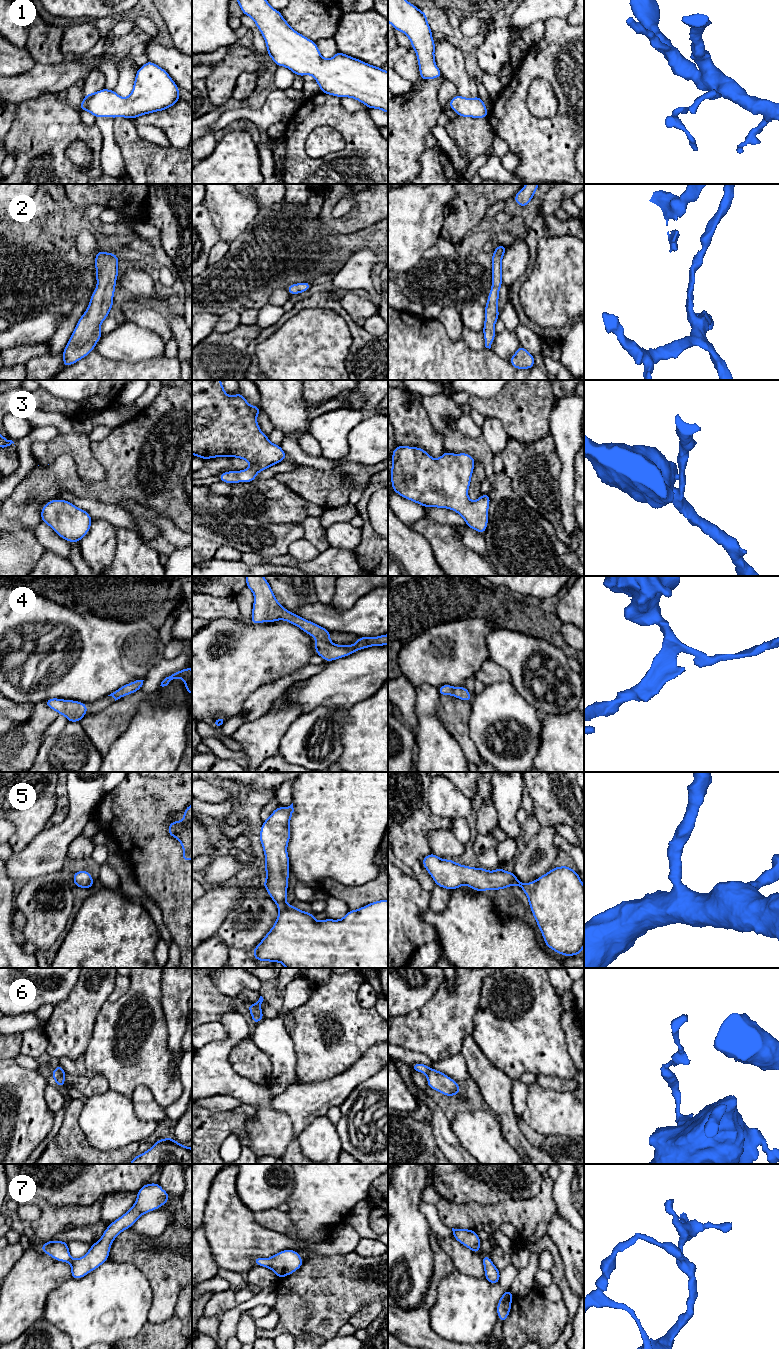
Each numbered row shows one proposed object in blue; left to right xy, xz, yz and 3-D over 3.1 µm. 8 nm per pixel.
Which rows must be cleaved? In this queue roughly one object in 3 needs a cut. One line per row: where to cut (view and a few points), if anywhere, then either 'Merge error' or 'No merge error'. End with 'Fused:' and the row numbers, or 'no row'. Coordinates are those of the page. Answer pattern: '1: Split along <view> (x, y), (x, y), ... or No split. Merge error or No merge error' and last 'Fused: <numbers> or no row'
1: No split. No merge error
2: No split. No merge error
3: No split. No merge error
4: No split. No merge error
5: No split. No merge error
6: Split along yz (430, 1069), (426, 1073). Merge error
7: No split. No merge error
Fused: 6

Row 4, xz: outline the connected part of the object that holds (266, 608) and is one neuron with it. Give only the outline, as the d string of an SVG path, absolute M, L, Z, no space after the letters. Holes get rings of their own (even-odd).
M246 576L246 587L254 595L251 622L259 624L263 622L276 622L285 620L299 627L317 641L314 644L316 654L324 661L333 661L346 657L356 651L372 646L388 645L388 634L378 637L358 637L353 645L337 645L330 641L331 632L309 620L301 618L286 610L277 601L270 584L263 576Z

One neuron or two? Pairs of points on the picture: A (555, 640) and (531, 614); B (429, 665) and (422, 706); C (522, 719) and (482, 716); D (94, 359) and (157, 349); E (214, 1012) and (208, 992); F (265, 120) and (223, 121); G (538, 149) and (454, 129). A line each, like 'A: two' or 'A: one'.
A: one
B: two
C: one
D: two
E: one
F: one
G: two

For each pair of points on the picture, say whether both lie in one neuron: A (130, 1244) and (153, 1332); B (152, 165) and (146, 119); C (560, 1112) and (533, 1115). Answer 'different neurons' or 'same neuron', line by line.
A: different neurons
B: different neurons
C: same neuron

